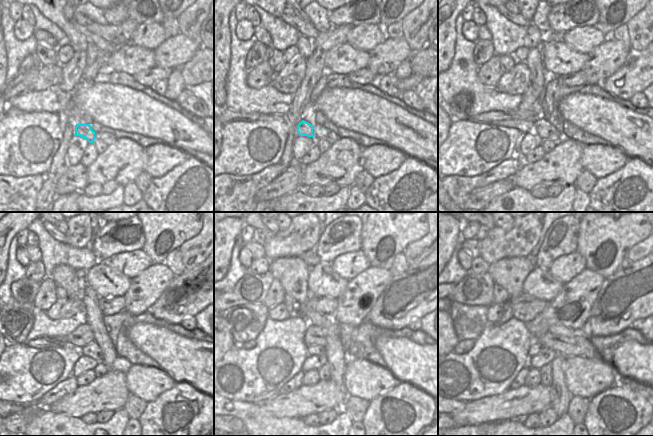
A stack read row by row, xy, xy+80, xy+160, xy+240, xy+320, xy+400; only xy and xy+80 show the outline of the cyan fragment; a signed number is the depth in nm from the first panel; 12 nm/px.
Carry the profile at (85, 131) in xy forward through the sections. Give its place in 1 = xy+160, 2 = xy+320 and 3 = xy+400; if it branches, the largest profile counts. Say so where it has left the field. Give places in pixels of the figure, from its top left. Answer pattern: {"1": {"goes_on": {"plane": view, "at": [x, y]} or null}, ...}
{"1": {"goes_on": {"plane": "xy+160", "at": [525, 126]}}, "2": {"goes_on": {"plane": "xy+320", "at": [249, 344]}}, "3": {"goes_on": {"plane": "xy+400", "at": [464, 346]}}}

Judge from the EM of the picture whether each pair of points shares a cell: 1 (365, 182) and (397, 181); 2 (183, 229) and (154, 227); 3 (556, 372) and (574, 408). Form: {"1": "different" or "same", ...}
{"1": "different", "2": "same", "3": "different"}

